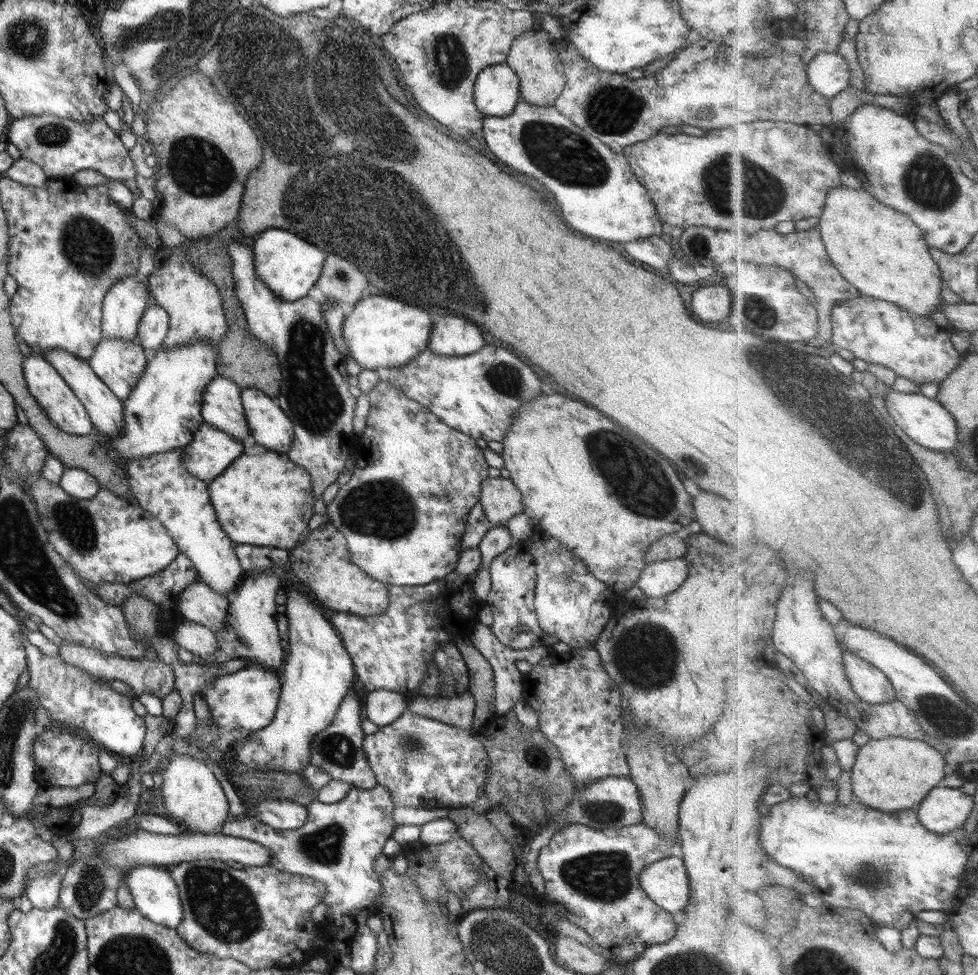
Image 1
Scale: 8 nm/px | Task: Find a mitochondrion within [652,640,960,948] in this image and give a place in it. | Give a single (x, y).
(870, 878)

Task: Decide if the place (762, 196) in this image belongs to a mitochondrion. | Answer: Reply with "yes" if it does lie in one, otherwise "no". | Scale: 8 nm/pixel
yes

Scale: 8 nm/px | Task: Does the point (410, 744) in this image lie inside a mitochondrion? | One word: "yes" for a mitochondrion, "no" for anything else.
yes

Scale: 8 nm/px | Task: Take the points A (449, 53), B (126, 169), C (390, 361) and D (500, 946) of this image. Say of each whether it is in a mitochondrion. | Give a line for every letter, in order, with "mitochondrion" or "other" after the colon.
A: mitochondrion
B: other
C: other
D: mitochondrion

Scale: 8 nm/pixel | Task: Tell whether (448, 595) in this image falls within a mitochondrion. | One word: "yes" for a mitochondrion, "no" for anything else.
no

